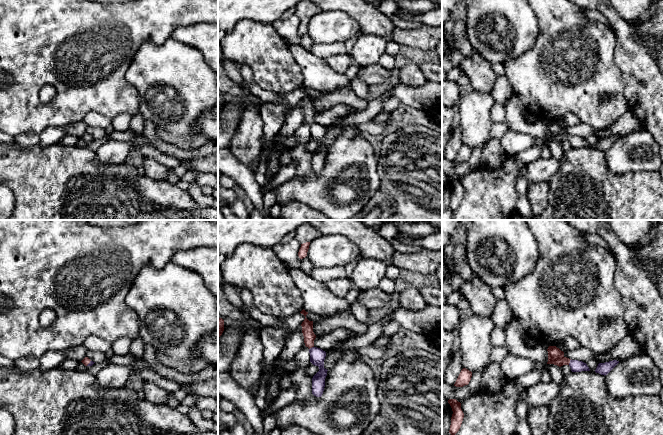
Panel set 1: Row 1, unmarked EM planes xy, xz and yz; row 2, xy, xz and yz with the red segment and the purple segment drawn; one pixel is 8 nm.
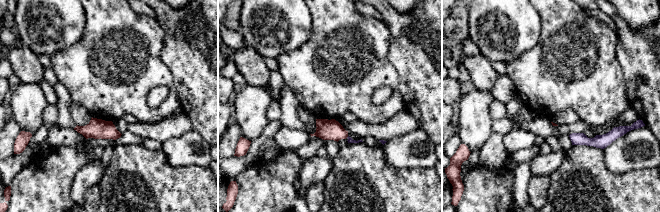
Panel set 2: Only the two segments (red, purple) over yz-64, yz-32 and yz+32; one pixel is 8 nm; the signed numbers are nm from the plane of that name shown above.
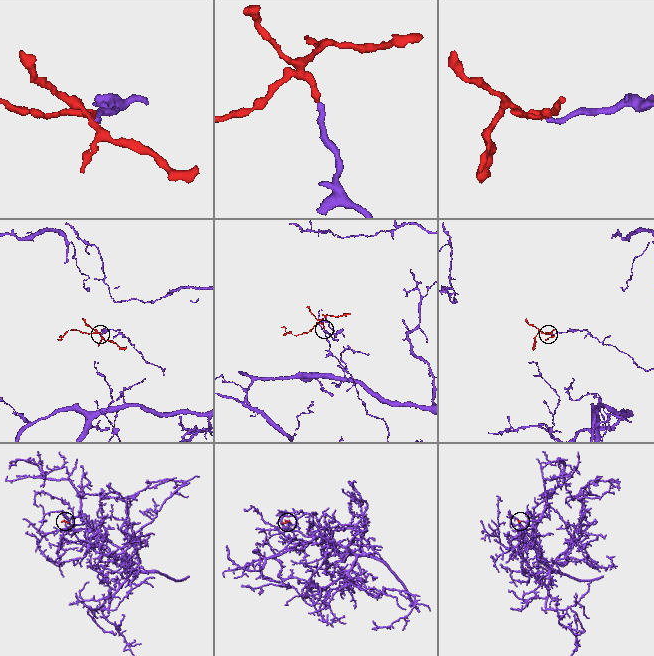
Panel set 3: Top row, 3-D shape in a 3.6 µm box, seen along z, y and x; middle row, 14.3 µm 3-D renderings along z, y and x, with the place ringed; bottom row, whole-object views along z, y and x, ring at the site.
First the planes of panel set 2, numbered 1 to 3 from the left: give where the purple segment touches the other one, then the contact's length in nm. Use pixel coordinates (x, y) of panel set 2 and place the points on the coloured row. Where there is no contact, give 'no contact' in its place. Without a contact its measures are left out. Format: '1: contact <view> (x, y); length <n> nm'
1: no contact
2: no contact
3: no contact

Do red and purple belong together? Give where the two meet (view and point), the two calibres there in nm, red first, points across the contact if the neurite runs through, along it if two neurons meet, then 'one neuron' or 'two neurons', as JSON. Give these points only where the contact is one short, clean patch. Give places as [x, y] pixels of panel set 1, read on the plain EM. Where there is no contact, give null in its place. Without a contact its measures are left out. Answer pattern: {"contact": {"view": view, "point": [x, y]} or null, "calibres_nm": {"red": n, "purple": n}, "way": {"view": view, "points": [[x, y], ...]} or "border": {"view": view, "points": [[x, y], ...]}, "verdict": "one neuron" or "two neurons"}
{"contact": {"view": "yz", "point": [569, 138]}, "calibres_nm": {"red": 130, "purple": 100}, "way": {"view": "yz", "points": [[555, 132], [559, 136], [569, 138], [576, 142]]}, "verdict": "one neuron"}

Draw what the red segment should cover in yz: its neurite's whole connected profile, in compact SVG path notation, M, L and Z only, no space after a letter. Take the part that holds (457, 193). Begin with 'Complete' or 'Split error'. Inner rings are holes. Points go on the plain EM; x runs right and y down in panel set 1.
Complete. M449 175L448 179L450 180L453 187L449 209L454 212L461 203L464 189L461 185L461 179L456 175Z

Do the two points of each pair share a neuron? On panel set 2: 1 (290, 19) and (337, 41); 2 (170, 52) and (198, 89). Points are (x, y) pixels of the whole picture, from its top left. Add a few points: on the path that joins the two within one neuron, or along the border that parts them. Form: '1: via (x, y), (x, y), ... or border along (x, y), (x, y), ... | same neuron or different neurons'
1: border along (310, 10), (311, 36), (297, 48) | different neurons
2: via (179, 61), (198, 80) | same neuron

